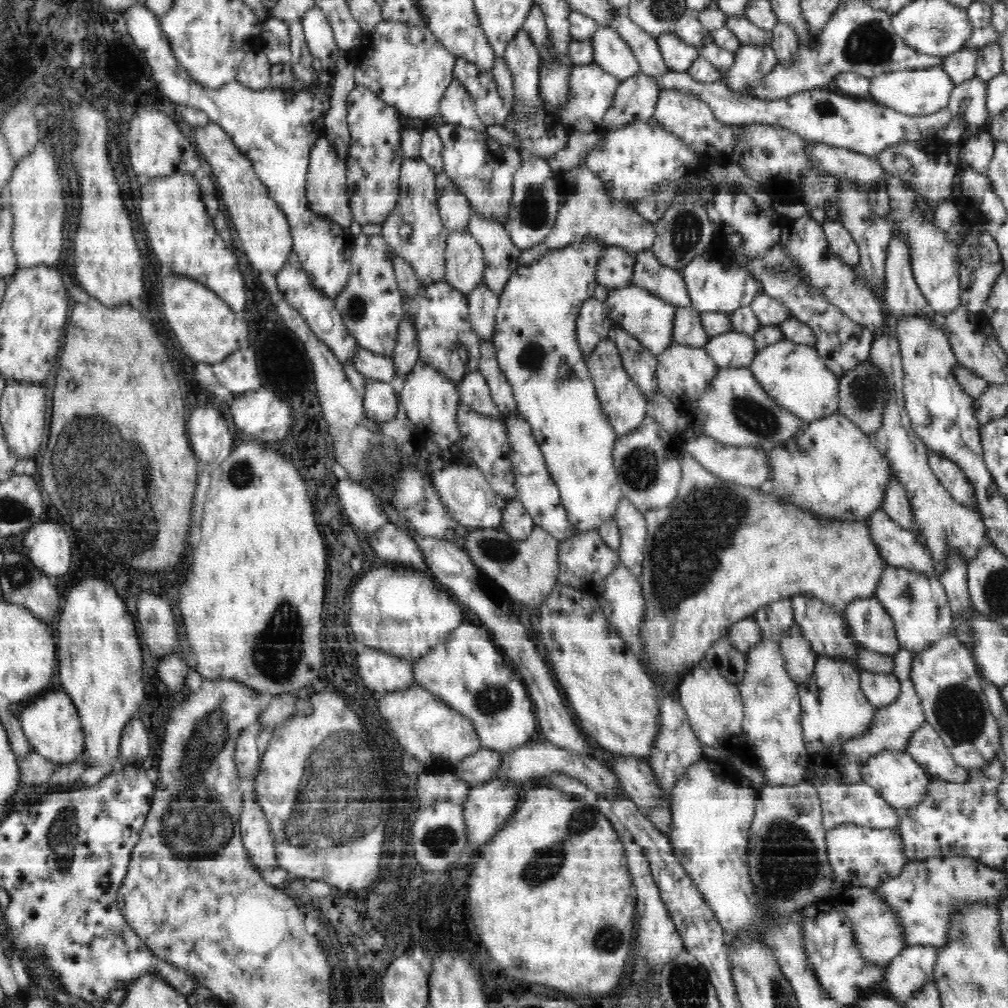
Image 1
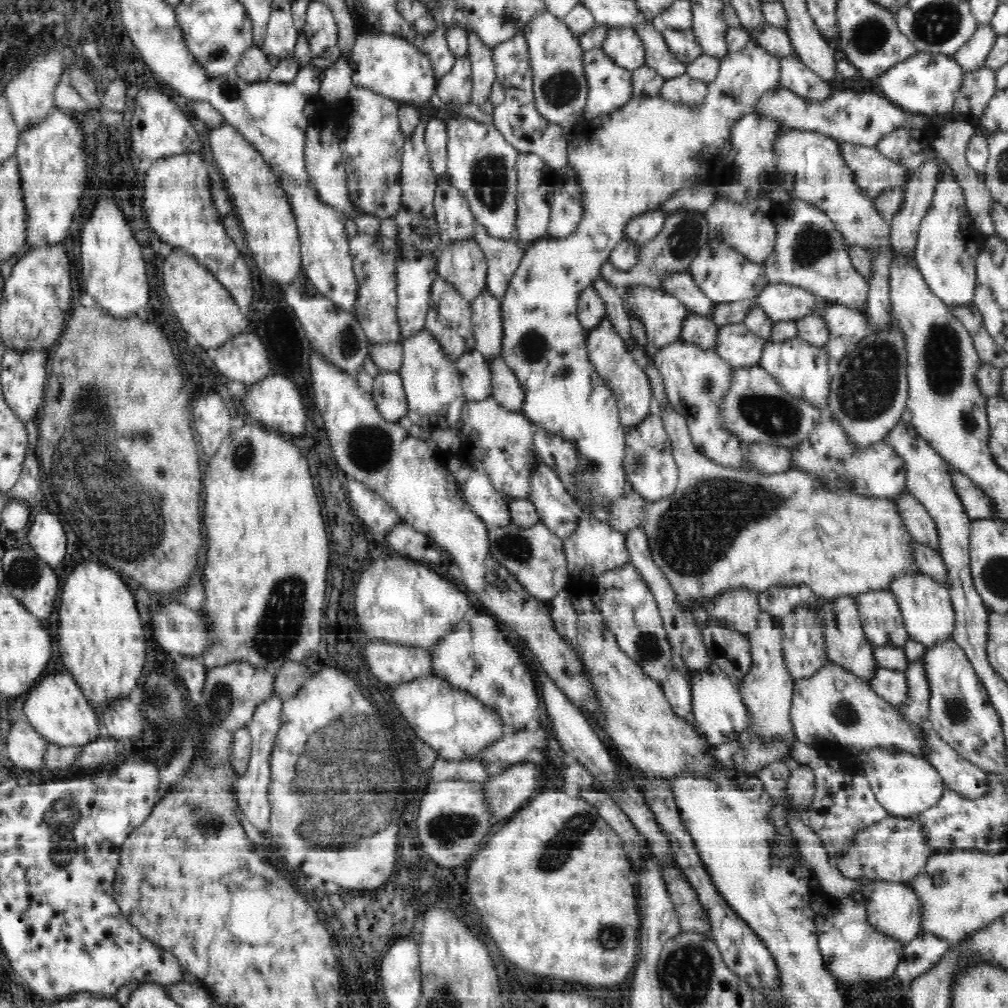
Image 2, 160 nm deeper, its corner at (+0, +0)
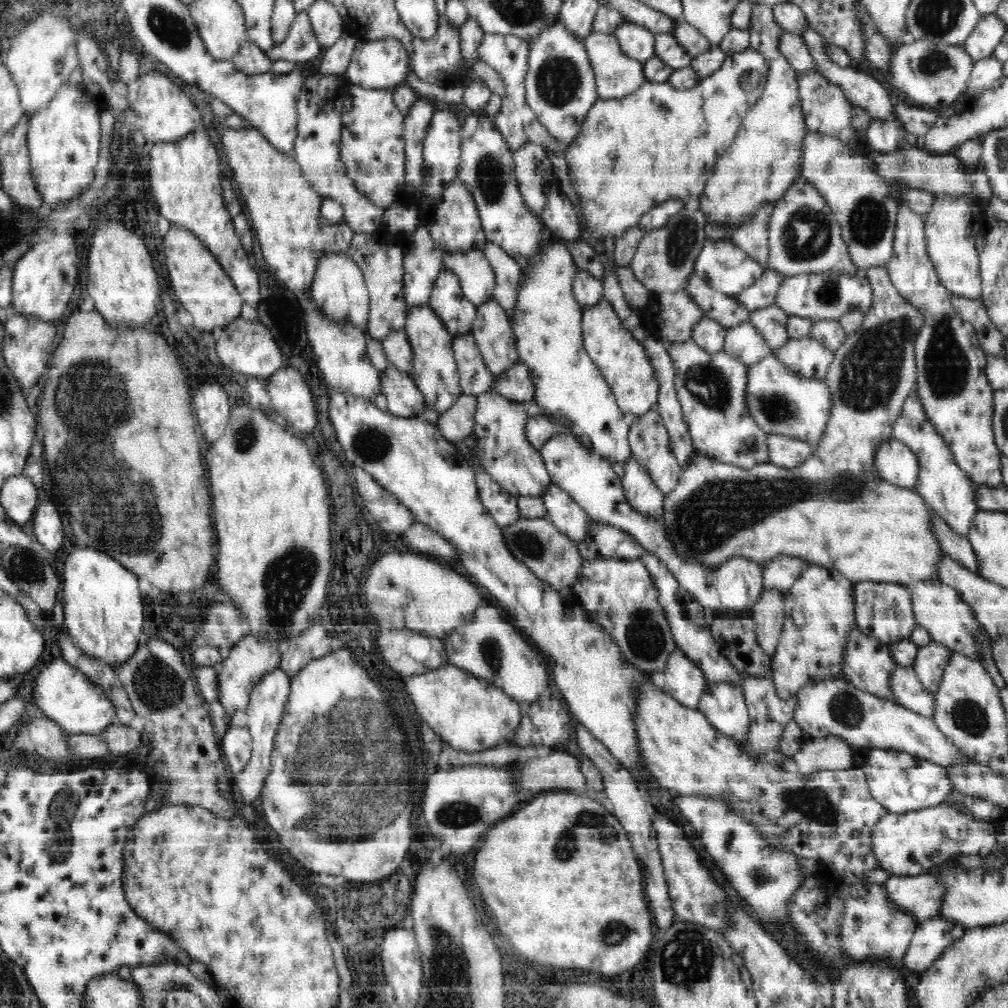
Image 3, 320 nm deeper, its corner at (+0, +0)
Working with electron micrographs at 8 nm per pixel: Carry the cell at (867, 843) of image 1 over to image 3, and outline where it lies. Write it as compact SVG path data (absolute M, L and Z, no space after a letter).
M941 802L940 804L929 806L926 809L920 809L910 813L900 814L886 812L885 815L876 823L874 830L872 830L872 853L874 853L874 855L876 855L876 859L878 859L878 868L884 869L884 871L888 871L888 873L890 873L890 876L923 875L924 873L928 872L928 870L934 865L941 864L951 857L958 857L961 855L990 855L997 841L995 833L996 829L994 828L994 826L992 826L992 824L988 824L988 822L986 821L972 820L972 816L969 816L968 813L960 813L960 807L953 808L952 805Z

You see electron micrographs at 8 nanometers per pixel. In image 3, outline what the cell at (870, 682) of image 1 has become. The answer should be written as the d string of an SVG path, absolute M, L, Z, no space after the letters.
M897 665L896 670L892 672L890 685L894 691L894 700L898 704L932 719L933 707L936 706L934 693L925 692L924 688L921 688L920 679L912 666Z

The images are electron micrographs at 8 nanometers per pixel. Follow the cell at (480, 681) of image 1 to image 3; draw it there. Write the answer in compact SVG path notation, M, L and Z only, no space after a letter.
M479 606L472 619L452 630L444 639L444 650L450 666L500 687L512 701L524 708L548 694L548 663L520 636L512 622L502 618L500 606Z

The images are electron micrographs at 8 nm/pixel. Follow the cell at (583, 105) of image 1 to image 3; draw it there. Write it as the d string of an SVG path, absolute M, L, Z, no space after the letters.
M591 33L586 39L583 39L583 42L585 43L591 68L594 71L597 94L601 101L628 97L647 82L643 63L626 57L613 34L599 35L598 33Z

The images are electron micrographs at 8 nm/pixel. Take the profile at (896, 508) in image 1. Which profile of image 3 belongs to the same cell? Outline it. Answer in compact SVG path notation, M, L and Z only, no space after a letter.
M935 514L931 518L931 528L933 528L940 549L944 551L946 557L952 558L971 572L978 572L977 556L976 553L973 553L967 537L964 538L960 534L954 534L951 527Z

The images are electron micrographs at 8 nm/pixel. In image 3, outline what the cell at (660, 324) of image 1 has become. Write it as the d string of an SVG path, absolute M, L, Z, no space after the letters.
M685 291L659 292L657 301L662 311L654 336L673 343L692 339L692 326L705 317L700 306Z

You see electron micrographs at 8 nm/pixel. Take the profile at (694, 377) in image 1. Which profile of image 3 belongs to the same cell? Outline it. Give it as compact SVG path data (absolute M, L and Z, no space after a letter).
M692 339L673 343L668 354L672 357L676 396L696 454L744 469L768 462L766 438L769 434L764 433L745 412L748 366L726 351L710 354Z

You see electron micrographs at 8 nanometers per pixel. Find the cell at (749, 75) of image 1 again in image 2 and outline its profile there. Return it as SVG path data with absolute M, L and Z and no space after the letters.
M751 42L743 50L728 53L721 59L716 79L707 84L708 94L706 94L706 100L697 107L692 108L688 107L688 105L673 104L661 98L660 95L646 96L646 98L642 98L641 101L634 96L624 107L620 107L607 116L600 116L596 118L596 120L589 122L585 131L580 133L578 138L569 141L569 145L567 146L569 165L566 173L580 185L581 198L583 198L583 215L574 234L561 239L540 238L539 240L533 241L532 244L526 245L526 250L523 252L520 264L514 276L512 276L512 280L510 280L510 286L508 286L506 294L504 294L505 298L501 301L503 332L501 356L504 361L506 361L508 368L518 377L518 381L520 381L520 385L522 385L522 389L524 389L525 398L521 412L526 413L528 420L534 422L534 424L540 424L540 428L544 428L546 432L550 432L550 435L554 434L554 437L564 437L566 441L576 440L576 448L580 450L580 456L586 456L586 460L594 466L594 468L590 470L590 476L586 476L586 474L582 472L582 482L586 484L586 498L590 498L590 500L594 500L594 502L612 502L614 504L616 500L624 496L626 473L624 473L623 464L625 452L624 434L626 434L626 431L625 426L620 424L620 412L618 412L616 408L616 399L612 397L612 393L608 390L608 385L604 384L604 380L601 380L594 365L588 360L587 334L586 331L582 329L577 315L580 295L584 290L593 286L595 278L599 276L602 270L603 262L608 260L614 247L624 239L624 228L632 218L658 209L668 198L672 198L679 189L687 188L688 186L701 186L709 181L713 173L713 166L716 166L716 164L722 166L722 162L724 162L724 158L726 158L726 152L729 152L731 148L730 128L734 126L734 123L748 120L748 116L753 116L753 105L758 103L766 92L778 87L779 81L781 80L780 72L781 60L775 55L768 53L756 43Z

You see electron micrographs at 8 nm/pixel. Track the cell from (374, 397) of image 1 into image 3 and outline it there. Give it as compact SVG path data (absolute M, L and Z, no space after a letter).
M392 363L380 373L380 394L386 397L388 412L396 417L418 417L426 410L426 399L414 379Z

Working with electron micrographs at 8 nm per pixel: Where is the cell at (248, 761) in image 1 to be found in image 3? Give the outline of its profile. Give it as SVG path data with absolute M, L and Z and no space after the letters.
M231 726L221 740L224 758L234 774L238 774L248 764L253 749L253 738L247 727Z

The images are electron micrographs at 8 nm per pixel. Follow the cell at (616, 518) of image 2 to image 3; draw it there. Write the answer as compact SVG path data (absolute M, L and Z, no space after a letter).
M628 457L621 483L625 498L633 510L655 520L661 518L666 496L652 484L652 477L648 476L644 465L640 465L636 457Z

